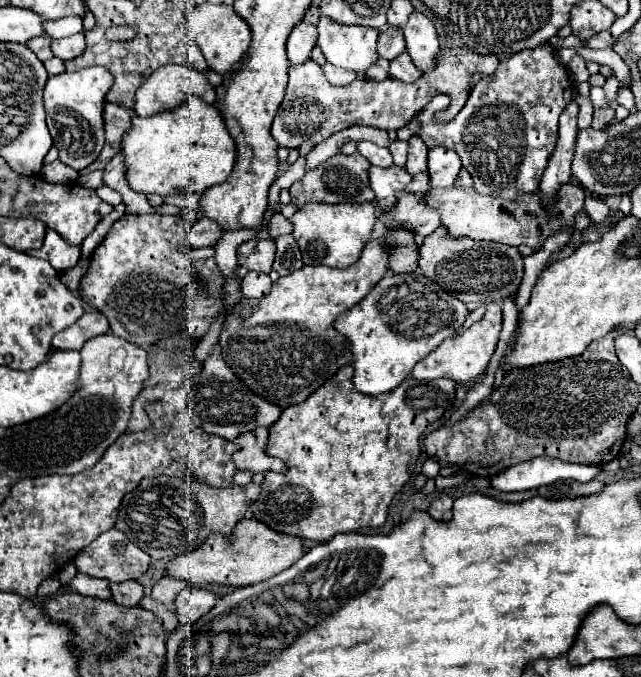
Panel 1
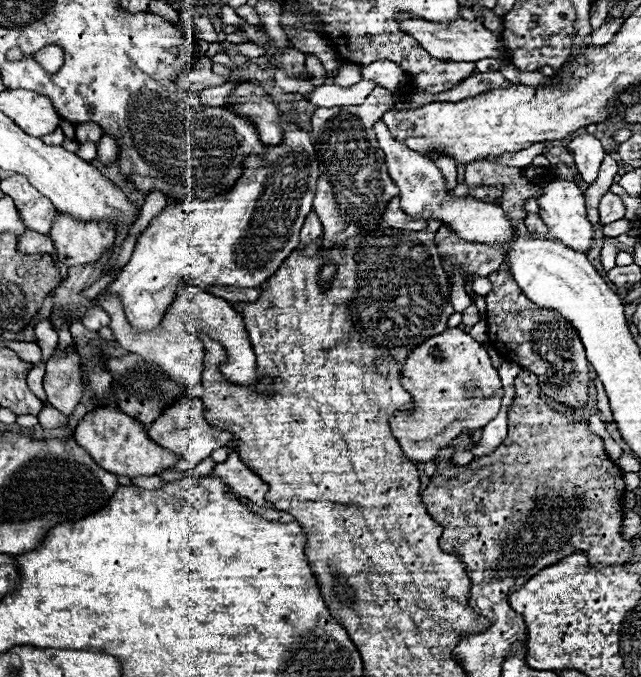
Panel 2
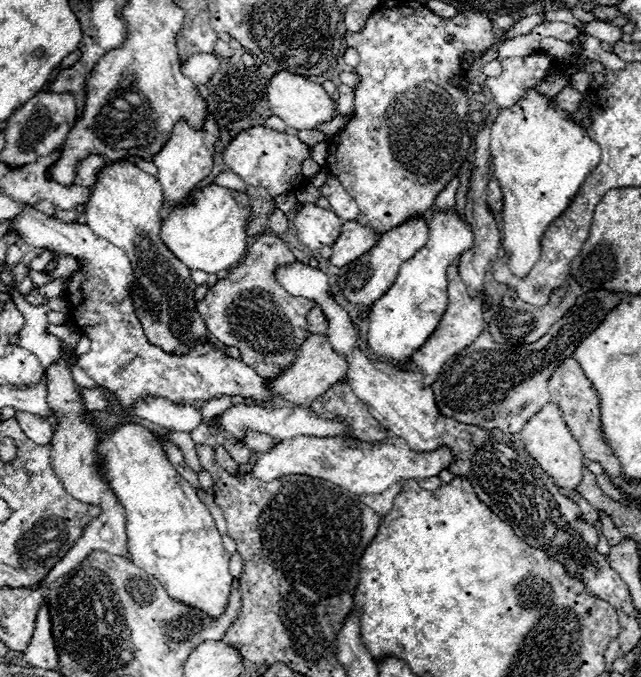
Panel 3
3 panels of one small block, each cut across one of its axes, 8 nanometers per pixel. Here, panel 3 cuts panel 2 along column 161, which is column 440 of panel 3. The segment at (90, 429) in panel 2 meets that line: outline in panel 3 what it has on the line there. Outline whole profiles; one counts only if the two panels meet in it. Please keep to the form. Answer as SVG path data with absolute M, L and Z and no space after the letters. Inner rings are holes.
M296 436L296 440L280 442L272 452L258 454L258 462L252 474L258 480L270 482L288 474L304 474L312 478L324 478L338 484L354 494L382 494L392 484L406 482L408 478L424 480L438 476L444 468L454 462L454 454L448 446L440 446L432 452L414 452L408 442L394 436L388 442L364 444L354 438L316 438L316 436Z

